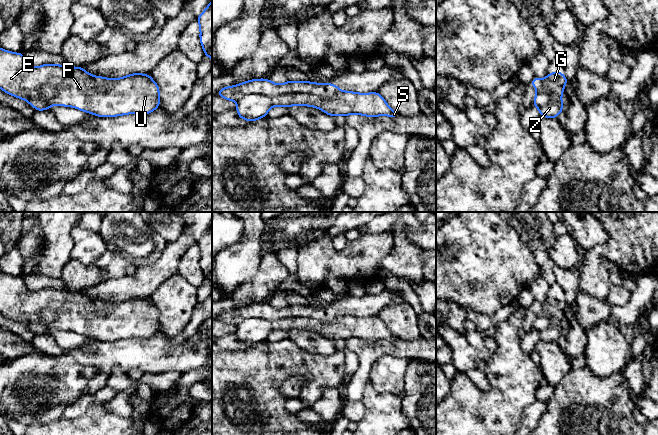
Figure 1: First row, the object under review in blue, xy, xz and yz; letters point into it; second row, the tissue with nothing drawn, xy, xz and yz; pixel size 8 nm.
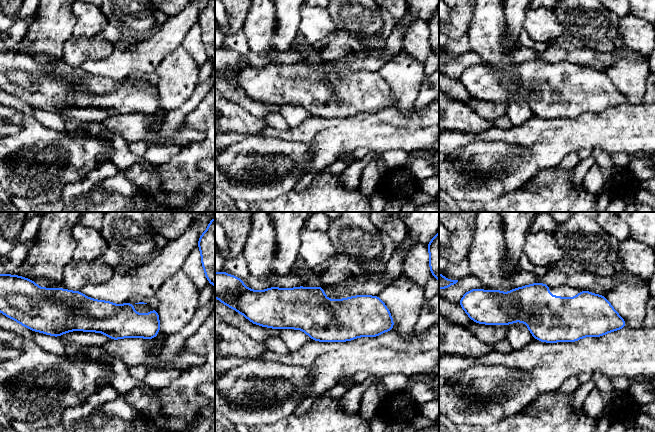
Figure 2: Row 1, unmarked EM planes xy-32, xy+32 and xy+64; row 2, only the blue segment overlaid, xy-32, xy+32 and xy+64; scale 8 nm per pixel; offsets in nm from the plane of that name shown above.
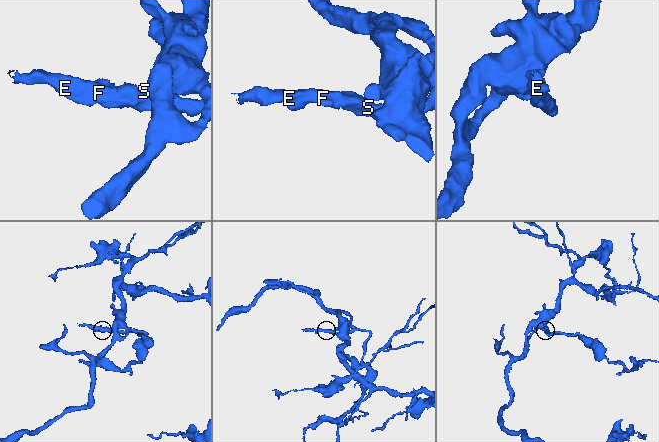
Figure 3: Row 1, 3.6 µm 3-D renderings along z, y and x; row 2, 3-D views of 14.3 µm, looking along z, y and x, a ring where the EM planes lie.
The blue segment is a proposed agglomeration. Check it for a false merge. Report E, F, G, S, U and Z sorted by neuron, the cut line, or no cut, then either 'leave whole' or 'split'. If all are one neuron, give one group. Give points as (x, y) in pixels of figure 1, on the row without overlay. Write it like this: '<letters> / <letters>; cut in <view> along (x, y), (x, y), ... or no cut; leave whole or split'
E / F G S U Z; cut in xz along (339, 314), (328, 322), (306, 317), (246, 318), (236, 325); split

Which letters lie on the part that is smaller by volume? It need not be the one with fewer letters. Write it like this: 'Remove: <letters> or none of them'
Remove: E

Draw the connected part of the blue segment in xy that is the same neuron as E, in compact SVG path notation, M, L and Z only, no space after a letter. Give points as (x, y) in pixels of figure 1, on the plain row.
M0 272L0 313L4 316L27 325L37 335L50 333L50 323L57 319L51 309L45 309L38 320L29 322L21 314L20 295L31 293L22 276L13 277Z

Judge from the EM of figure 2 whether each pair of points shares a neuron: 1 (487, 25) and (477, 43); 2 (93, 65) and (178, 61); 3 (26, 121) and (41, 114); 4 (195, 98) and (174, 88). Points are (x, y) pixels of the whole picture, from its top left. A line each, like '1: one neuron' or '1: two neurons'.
1: one neuron
2: two neurons
3: two neurons
4: two neurons

